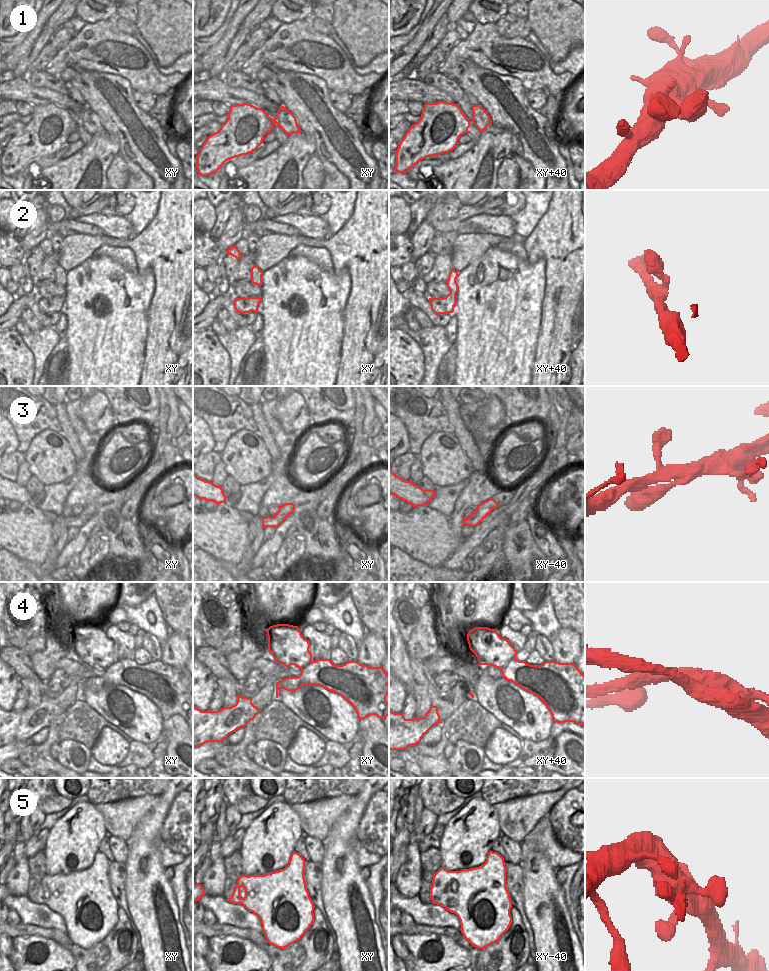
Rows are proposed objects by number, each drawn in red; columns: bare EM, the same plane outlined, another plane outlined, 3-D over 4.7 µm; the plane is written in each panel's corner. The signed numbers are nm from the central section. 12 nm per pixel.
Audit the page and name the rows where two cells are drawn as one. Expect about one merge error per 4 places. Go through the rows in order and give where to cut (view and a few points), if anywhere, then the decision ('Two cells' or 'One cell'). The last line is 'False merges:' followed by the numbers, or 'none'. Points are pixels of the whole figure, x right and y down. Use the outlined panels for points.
1: No split. One cell
2: No split. One cell
3: No split. One cell
4: Split along xy+40 (515, 657), (501, 669). Two cells
5: No split. One cell
False merges: 4

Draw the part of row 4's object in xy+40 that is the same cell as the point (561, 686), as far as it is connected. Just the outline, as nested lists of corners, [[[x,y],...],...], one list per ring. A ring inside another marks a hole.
[[[515,658],[501,672],[507,681],[540,698],[550,711],[553,722],[585,725],[585,675],[574,663],[559,663],[554,660],[545,661],[541,665],[530,665]]]

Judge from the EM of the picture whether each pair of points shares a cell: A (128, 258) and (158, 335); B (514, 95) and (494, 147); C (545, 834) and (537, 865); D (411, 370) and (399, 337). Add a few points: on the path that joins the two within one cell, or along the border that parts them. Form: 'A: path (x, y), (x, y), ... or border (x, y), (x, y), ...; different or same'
A: border (126, 247), (133, 252), (135, 263), (139, 269); different
B: border (492, 123), (510, 134), (512, 149); different
C: border (521, 859), (540, 852), (553, 868); different
D: path (403, 362), (399, 358), (399, 345); same

